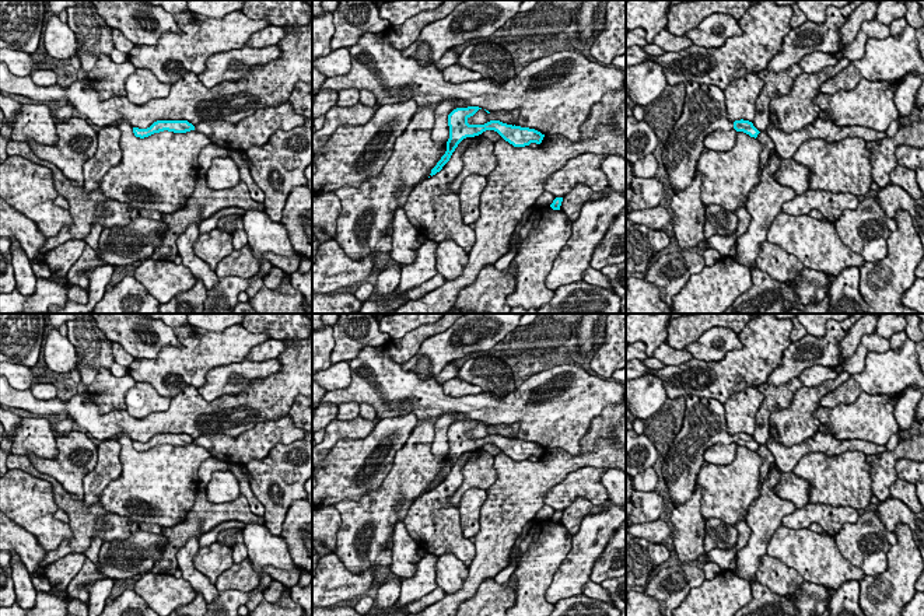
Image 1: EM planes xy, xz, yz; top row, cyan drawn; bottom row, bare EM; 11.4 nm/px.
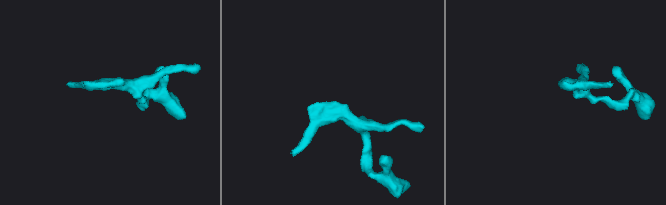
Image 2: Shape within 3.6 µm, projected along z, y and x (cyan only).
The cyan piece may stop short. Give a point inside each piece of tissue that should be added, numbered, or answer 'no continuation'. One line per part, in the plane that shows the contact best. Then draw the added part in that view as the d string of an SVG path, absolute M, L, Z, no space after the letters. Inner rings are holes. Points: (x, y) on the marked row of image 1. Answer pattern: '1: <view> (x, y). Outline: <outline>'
1: yz (703, 112). Outline: M686 81L683 111L659 153L673 195L692 183L704 139L718 129L734 129L727 119L724 91L715 85Z

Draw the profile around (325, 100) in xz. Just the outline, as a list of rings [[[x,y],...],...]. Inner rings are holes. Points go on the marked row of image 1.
[[[322,90],[315,95],[312,101],[312,120],[326,115],[326,112],[336,106],[337,91],[335,90]]]

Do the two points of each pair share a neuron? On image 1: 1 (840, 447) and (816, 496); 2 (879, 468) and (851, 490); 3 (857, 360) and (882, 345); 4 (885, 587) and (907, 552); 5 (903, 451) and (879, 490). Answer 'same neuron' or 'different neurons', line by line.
1: different neurons
2: different neurons
3: same neuron
4: same neuron
5: same neuron

